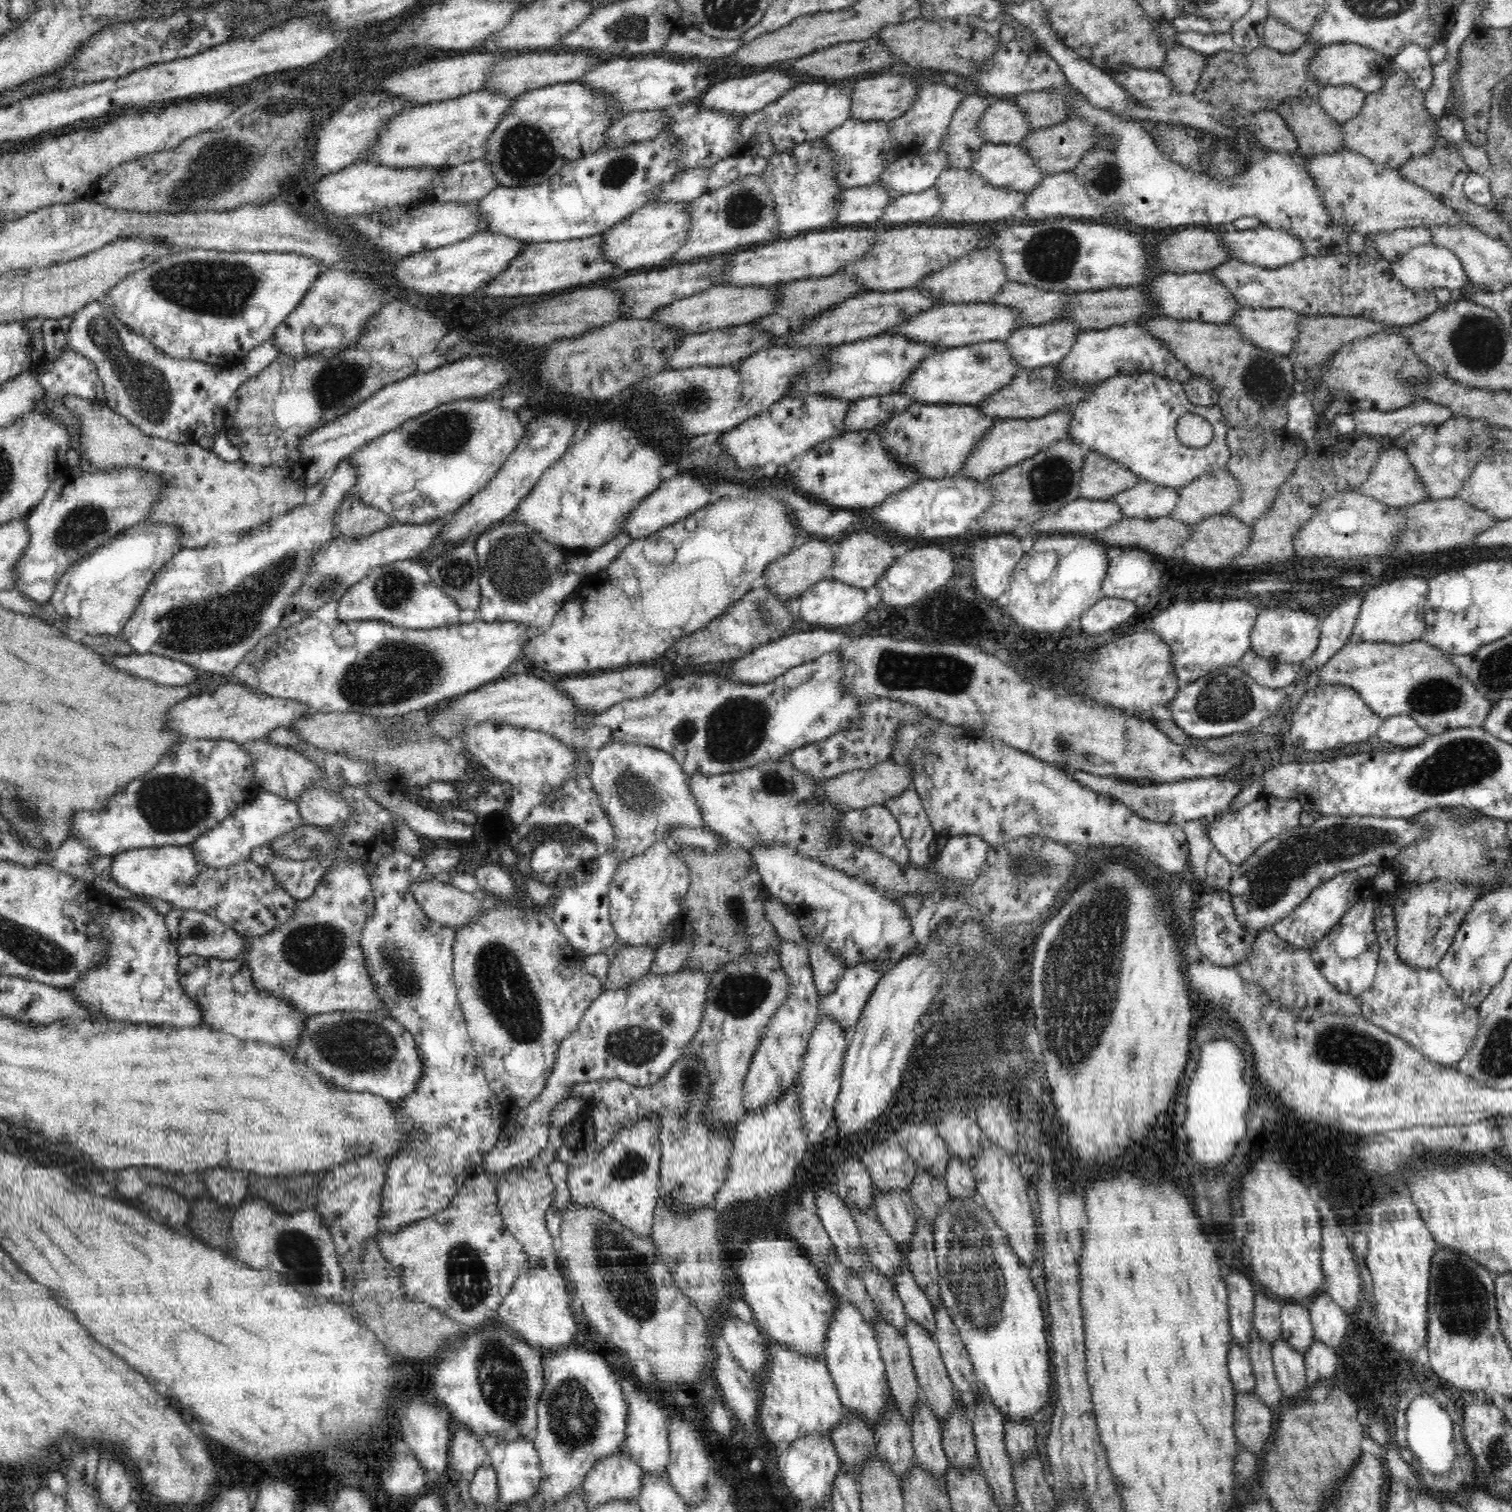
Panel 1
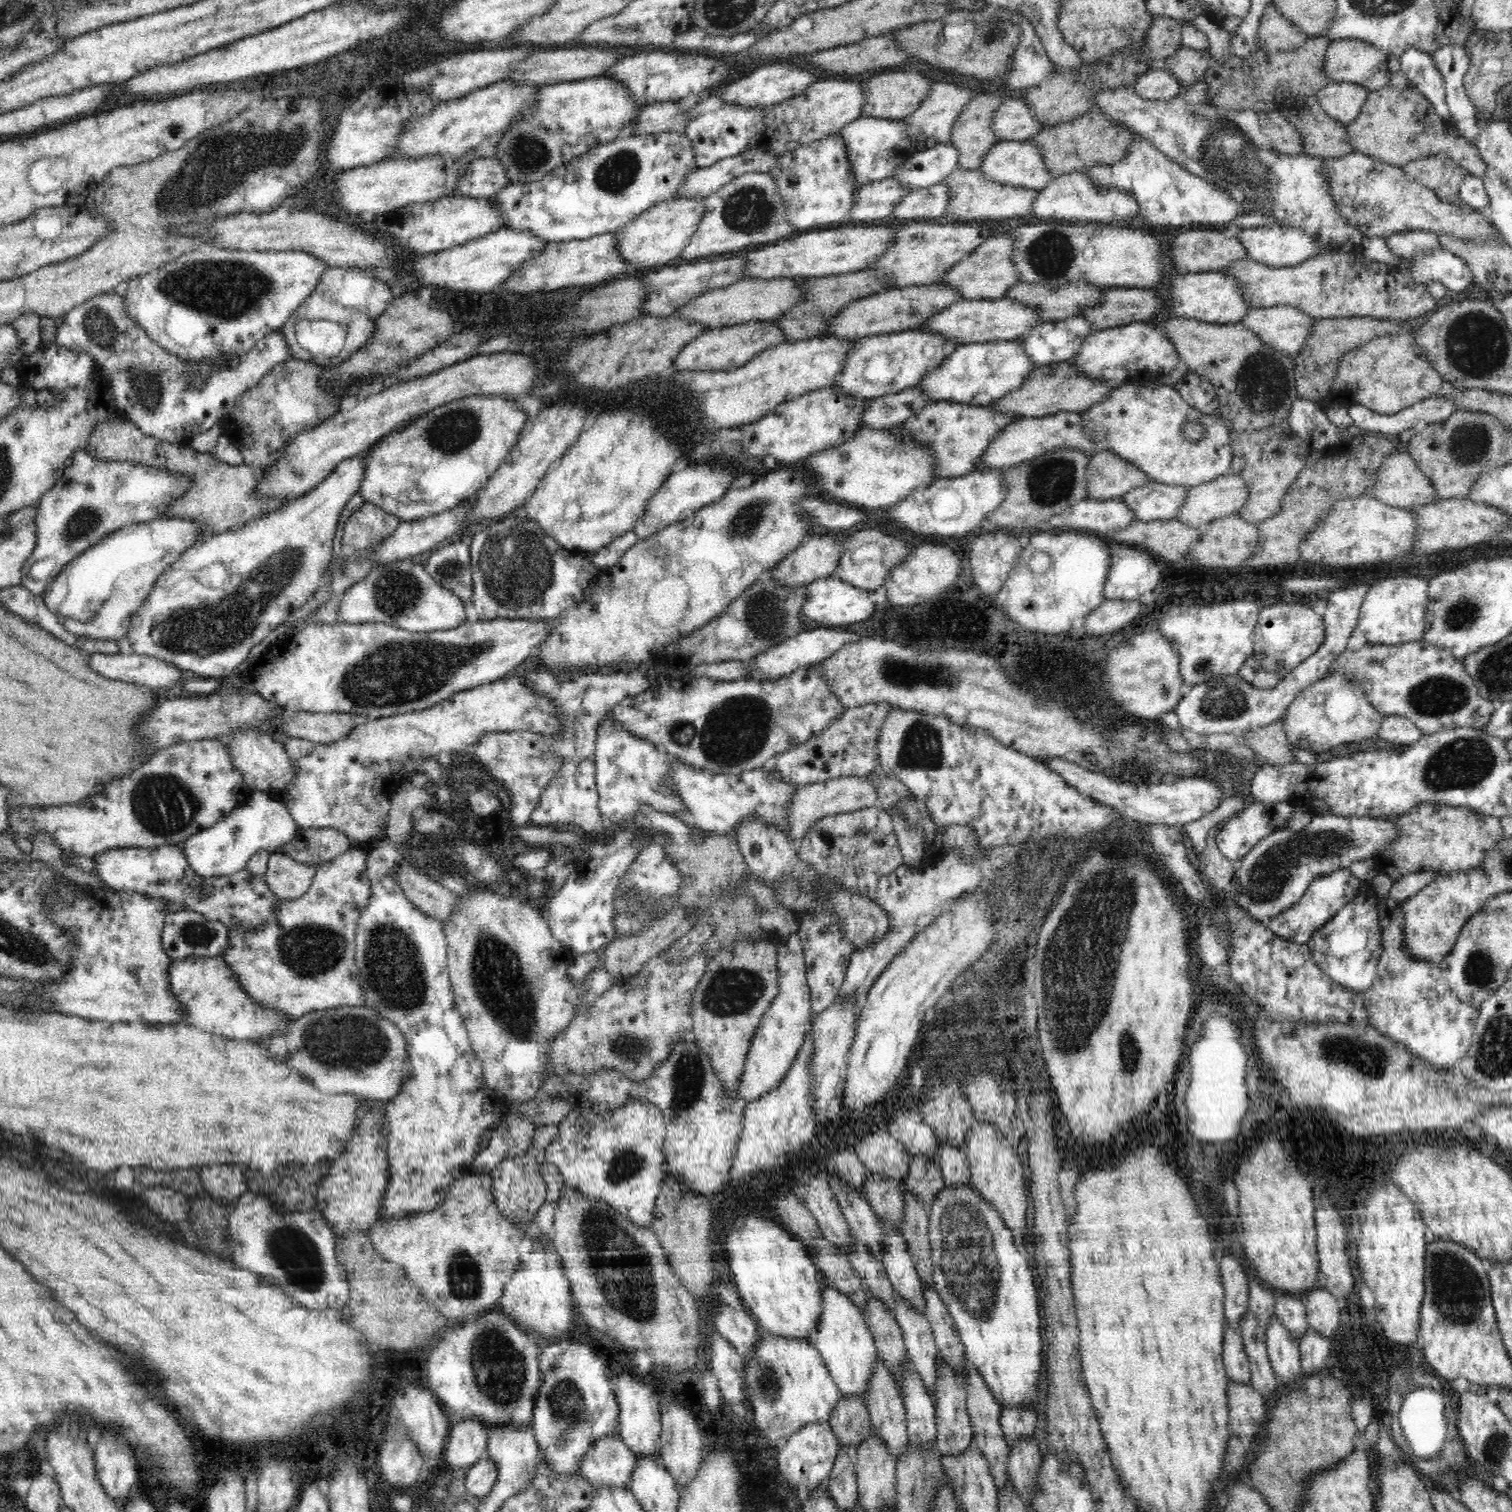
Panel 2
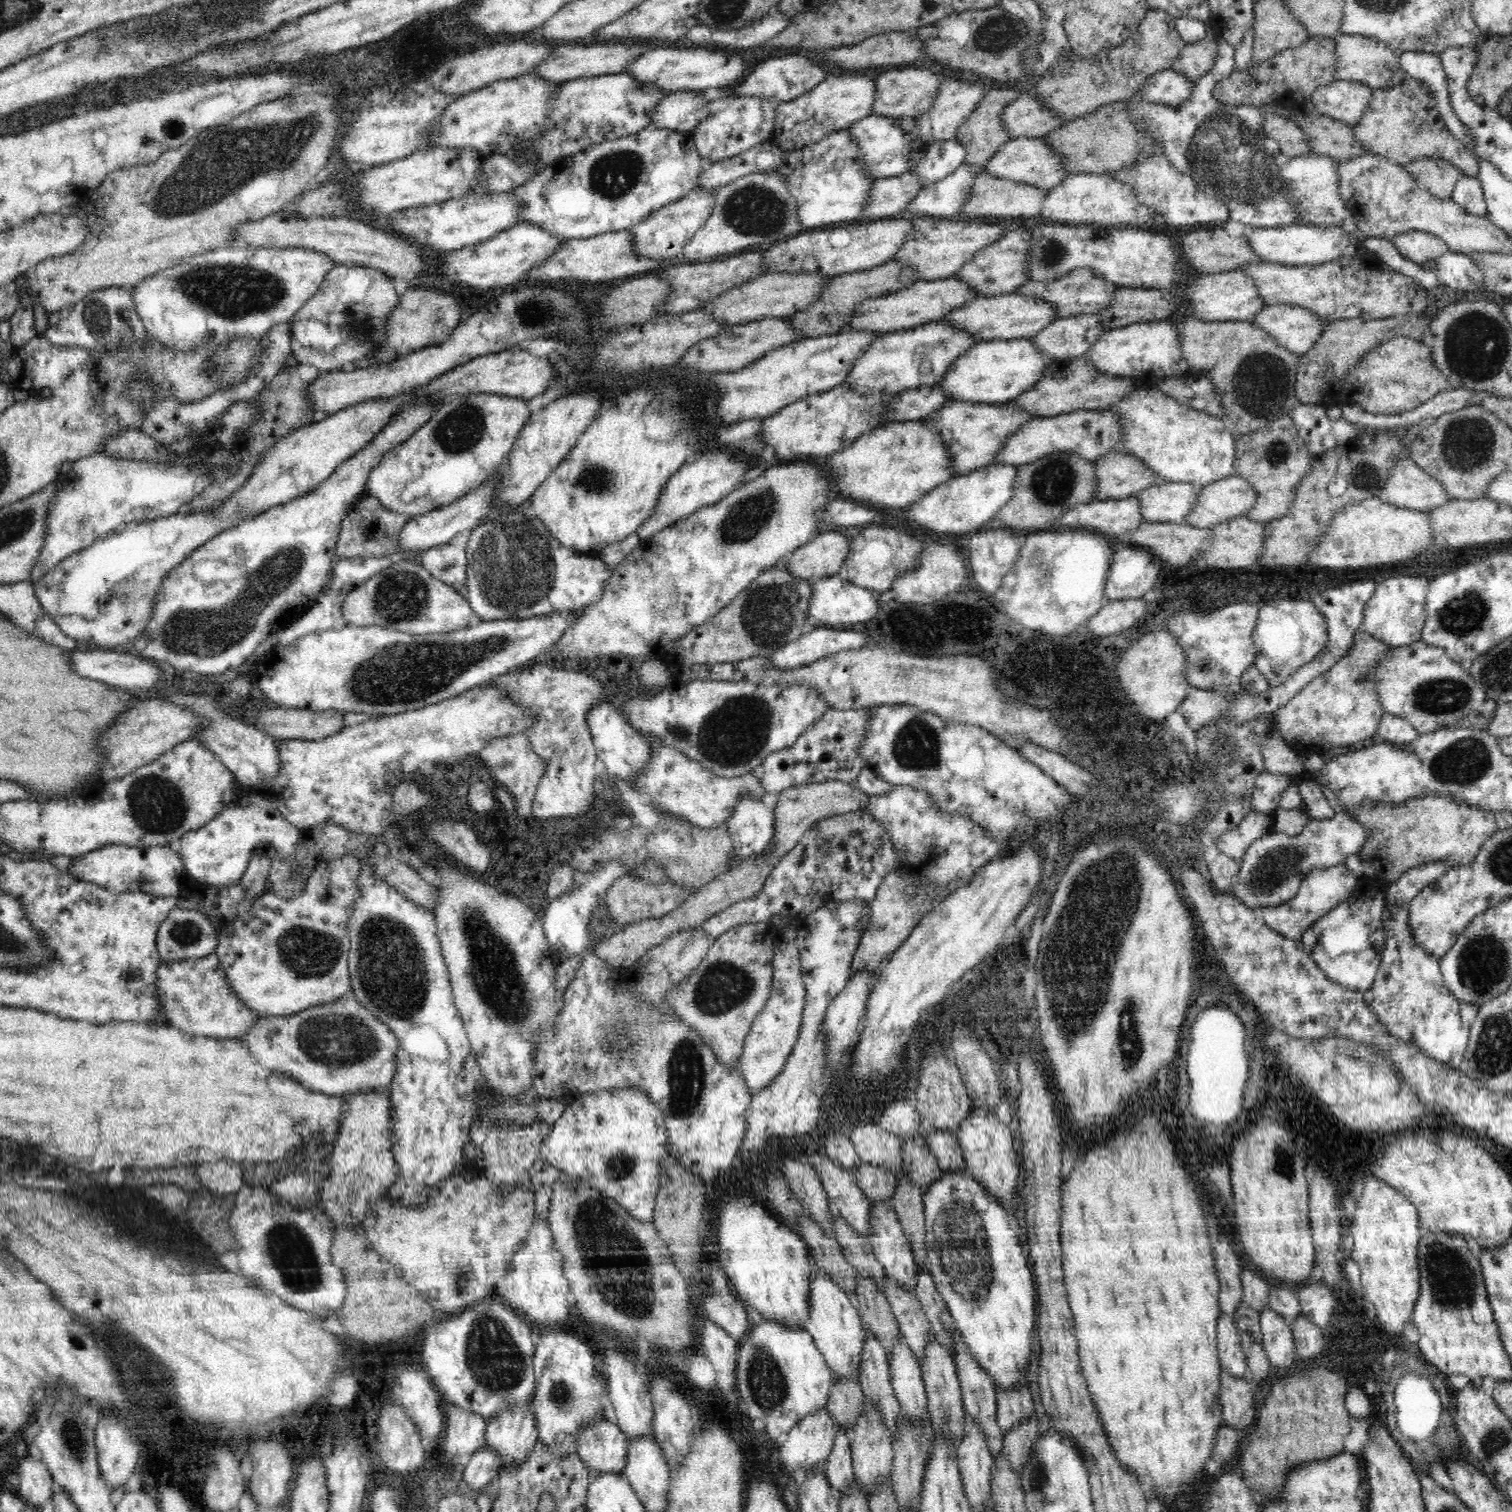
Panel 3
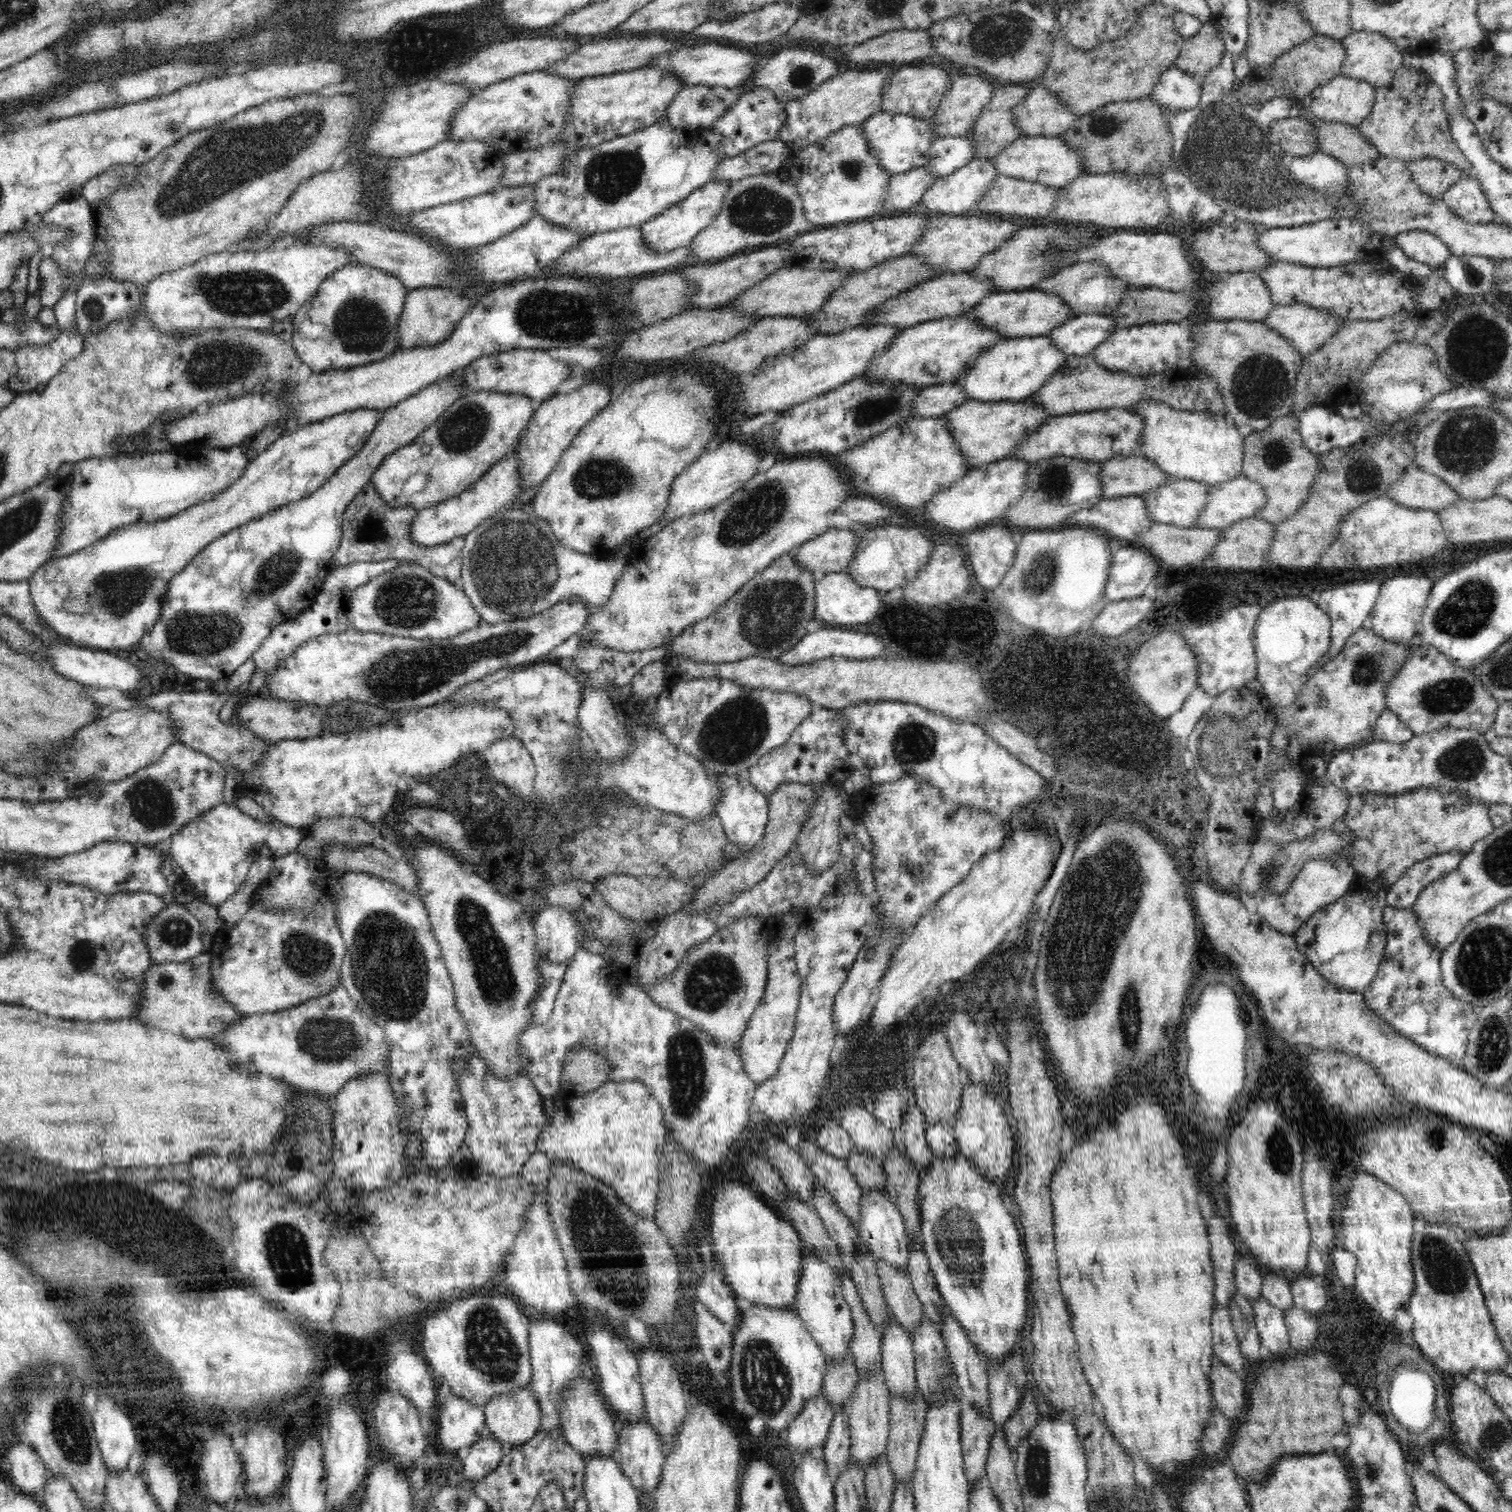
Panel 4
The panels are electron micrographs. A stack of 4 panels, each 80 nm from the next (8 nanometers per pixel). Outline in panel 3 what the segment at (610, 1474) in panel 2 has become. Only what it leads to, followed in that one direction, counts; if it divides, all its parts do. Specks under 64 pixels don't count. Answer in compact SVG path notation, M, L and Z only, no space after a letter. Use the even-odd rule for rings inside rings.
M604 1417L593 1425L586 1425L577 1436L577 1453L586 1470L595 1476L600 1471L623 1475L628 1450L624 1431Z

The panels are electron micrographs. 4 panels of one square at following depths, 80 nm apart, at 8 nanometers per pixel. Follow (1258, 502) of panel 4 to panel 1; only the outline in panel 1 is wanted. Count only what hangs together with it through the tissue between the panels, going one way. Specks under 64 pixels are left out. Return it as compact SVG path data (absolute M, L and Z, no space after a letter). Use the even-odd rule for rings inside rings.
M1218 468L1179 489L1178 502L1170 517L1194 526L1210 516L1228 513L1239 497L1238 481L1227 468Z

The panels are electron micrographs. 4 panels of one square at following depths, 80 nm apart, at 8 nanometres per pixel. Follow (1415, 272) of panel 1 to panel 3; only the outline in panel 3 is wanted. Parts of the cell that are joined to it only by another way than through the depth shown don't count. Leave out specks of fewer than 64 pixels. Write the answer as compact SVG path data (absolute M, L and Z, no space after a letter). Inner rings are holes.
M1447 251L1440 259L1427 265L1435 270L1439 282L1449 292L1472 292L1483 289L1484 275L1471 256Z

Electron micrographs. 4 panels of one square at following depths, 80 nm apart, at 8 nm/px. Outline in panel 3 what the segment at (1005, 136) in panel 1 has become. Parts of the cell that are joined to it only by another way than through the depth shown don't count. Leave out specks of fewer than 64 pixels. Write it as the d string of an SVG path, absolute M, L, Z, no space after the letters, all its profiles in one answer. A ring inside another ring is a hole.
M1022 93L1002 112L1003 124L1011 138L1044 138L1068 122L1048 111L1036 93Z

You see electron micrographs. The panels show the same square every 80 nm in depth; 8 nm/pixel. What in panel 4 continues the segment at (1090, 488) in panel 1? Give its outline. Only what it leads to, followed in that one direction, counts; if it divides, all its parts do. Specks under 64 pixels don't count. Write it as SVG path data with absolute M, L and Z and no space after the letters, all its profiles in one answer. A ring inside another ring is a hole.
M1139 453L1106 460L1102 463L1100 477L1104 499L1143 496L1171 480L1154 461Z

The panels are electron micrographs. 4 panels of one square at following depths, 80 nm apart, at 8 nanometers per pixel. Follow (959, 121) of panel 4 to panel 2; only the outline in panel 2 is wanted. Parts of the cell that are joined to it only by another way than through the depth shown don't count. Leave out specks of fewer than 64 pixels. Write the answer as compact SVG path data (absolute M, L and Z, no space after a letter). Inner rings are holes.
M948 82L934 84L930 88L928 98L912 112L911 116L903 120L907 125L907 134L911 137L911 142L918 147L917 151L924 152L925 149L932 148L936 144L949 143L952 135L951 129L959 120L960 112L964 110L964 106L968 106L970 100L974 100L976 95L974 91L956 86L956 84L948 84Z

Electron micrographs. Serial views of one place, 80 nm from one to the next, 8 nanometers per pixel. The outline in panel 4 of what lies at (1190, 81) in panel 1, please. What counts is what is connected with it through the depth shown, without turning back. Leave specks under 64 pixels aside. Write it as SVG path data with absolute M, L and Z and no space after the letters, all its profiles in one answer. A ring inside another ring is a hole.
M1208 20L1201 24L1194 36L1185 39L1175 66L1192 76L1204 78L1216 68L1224 52L1224 39Z

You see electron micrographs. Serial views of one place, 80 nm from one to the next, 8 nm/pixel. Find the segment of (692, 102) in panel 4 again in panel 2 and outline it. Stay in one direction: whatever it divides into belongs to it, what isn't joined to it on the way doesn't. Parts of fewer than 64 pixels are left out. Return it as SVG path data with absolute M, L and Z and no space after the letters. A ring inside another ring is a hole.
M678 101L655 102L651 105L646 105L638 112L639 118L623 131L623 135L631 133L638 134L660 134L660 132L678 132L685 133L687 125L691 120L687 110L682 111L678 105Z

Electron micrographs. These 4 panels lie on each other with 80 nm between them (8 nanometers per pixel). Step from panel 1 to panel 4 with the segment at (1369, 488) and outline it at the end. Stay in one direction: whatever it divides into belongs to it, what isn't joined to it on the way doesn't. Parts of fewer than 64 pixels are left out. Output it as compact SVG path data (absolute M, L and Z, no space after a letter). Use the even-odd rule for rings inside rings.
M1417 465L1410 466L1392 486L1386 496L1396 503L1413 509L1440 511L1461 500L1446 481L1438 475L1423 471Z

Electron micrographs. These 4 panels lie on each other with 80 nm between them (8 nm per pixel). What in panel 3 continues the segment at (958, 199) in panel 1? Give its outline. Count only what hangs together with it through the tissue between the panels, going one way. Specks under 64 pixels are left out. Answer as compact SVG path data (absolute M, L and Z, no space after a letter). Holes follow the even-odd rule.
M983 171L976 176L971 194L966 198L960 214L964 218L978 216L1036 216L1042 212L1042 202L1046 200L1048 191L1028 184L1014 183L1012 180L1002 180Z

